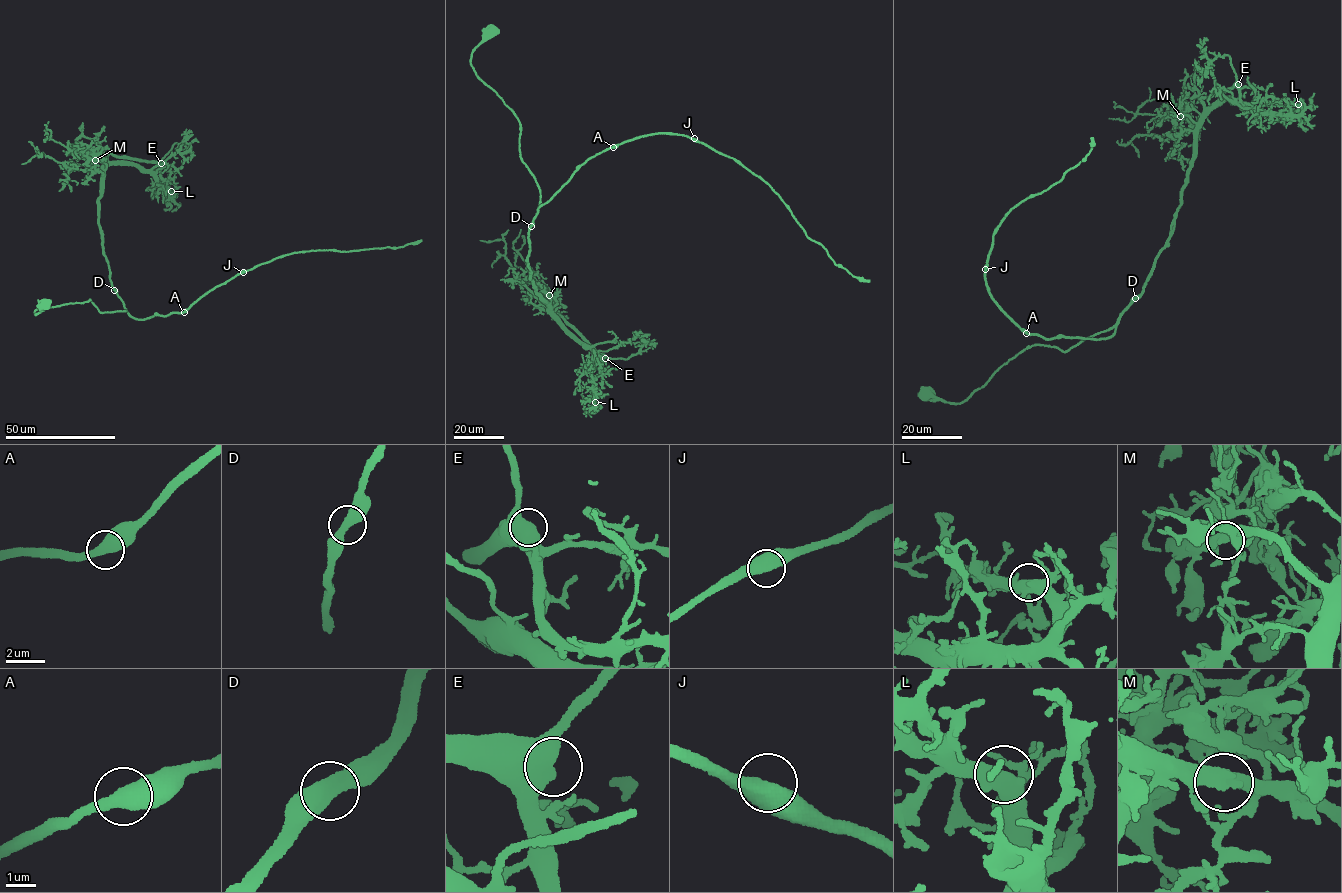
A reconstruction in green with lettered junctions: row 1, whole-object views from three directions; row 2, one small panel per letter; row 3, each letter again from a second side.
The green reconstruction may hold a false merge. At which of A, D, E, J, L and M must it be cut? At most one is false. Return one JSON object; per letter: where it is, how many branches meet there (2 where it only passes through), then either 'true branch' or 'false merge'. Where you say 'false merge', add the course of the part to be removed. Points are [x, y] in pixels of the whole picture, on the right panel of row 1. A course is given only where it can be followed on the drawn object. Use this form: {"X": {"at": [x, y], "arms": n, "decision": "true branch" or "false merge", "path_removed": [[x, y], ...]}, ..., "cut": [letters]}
{"A": {"at": [1026, 333], "arms": 2, "decision": "true branch"}, "D": {"at": [1135, 298], "arms": 2, "decision": "true branch"}, "E": {"at": [1238, 84], "arms": 2, "decision": "true branch"}, "J": {"at": [985, 269], "arms": 2, "decision": "true branch"}, "L": {"at": [1298, 104], "arms": 2, "decision": "true branch"}, "M": {"at": [1180, 116], "arms": 2, "decision": "true branch"}, "cut": []}

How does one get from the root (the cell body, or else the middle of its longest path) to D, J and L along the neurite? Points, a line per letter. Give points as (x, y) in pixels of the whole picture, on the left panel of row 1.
D: (44, 302), (36, 315), (38, 309), (90, 300), (101, 313), (127, 311), (114, 289)
J: (44, 302), (36, 315), (38, 309), (90, 300), (101, 313), (126, 309), (142, 319), (186, 312), (243, 272)
L: (44, 302), (36, 315), (90, 300), (127, 311), (98, 224), (103, 168), (140, 166), (171, 191)

